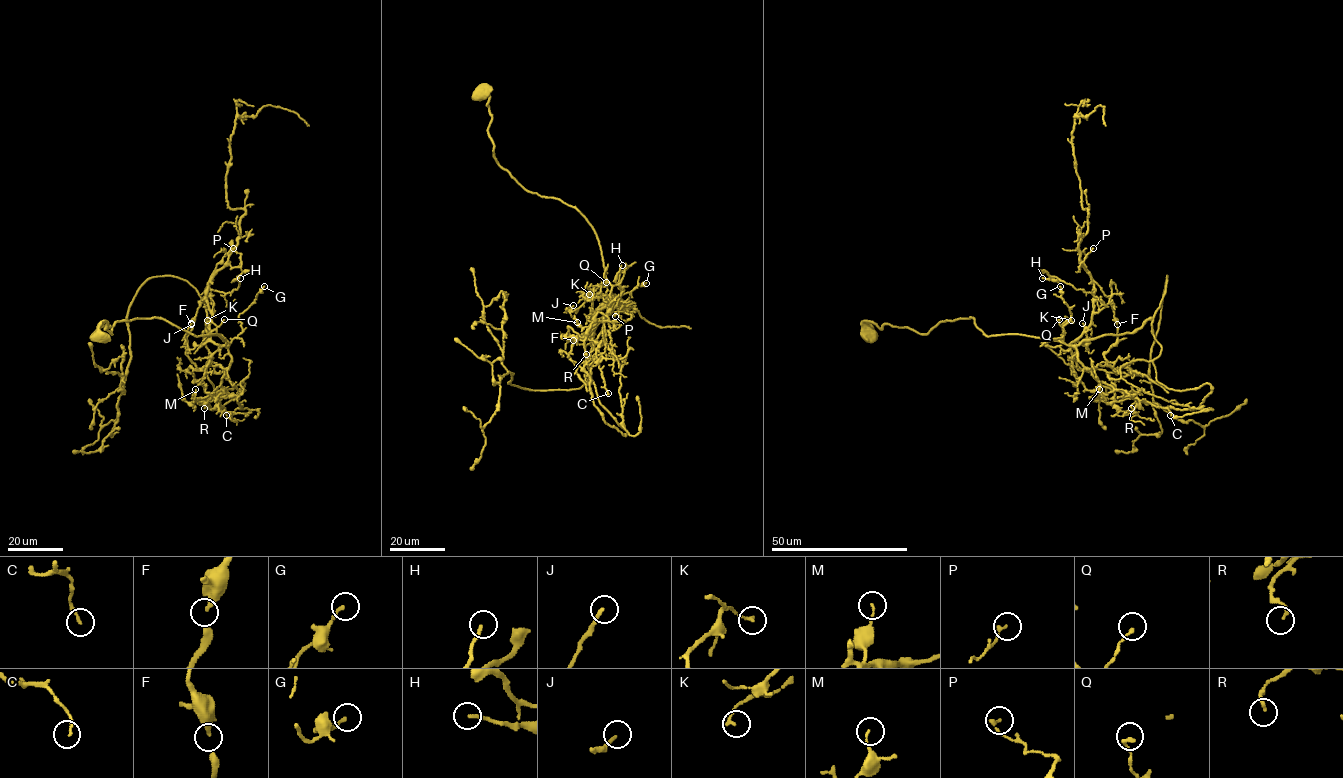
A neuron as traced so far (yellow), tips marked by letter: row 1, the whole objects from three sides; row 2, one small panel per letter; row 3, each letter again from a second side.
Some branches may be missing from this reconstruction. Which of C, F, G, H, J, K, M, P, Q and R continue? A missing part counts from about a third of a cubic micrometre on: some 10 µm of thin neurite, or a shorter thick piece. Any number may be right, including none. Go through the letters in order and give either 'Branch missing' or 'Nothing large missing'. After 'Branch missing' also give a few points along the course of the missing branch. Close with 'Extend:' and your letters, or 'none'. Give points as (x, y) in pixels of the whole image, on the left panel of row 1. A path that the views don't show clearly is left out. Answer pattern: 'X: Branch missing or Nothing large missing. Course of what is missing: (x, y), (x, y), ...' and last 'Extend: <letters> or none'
C: Nothing large missing
F: Nothing large missing
G: Nothing large missing
H: Branch missing
J: Branch missing. Course of what is missing: (191, 323), (202, 301), (203, 284), (200, 276), (188, 265), (189, 254)
K: Nothing large missing
M: Nothing large missing
P: Nothing large missing
Q: Nothing large missing
R: Nothing large missing
Extend: H, J

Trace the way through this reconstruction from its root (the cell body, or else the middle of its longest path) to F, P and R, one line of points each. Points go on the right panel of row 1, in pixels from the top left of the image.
F: (868, 337), (868, 322), (927, 333), (971, 317), (988, 336), (1072, 346), (1090, 322), (1094, 281), (1117, 324)
P: (868, 337), (868, 322), (927, 333), (971, 317), (988, 336), (1072, 346), (1090, 322), (1078, 267), (1093, 248)
R: (868, 337), (868, 322), (927, 333), (971, 317), (988, 336), (1059, 340), (1098, 380), (1135, 392), (1131, 408)

